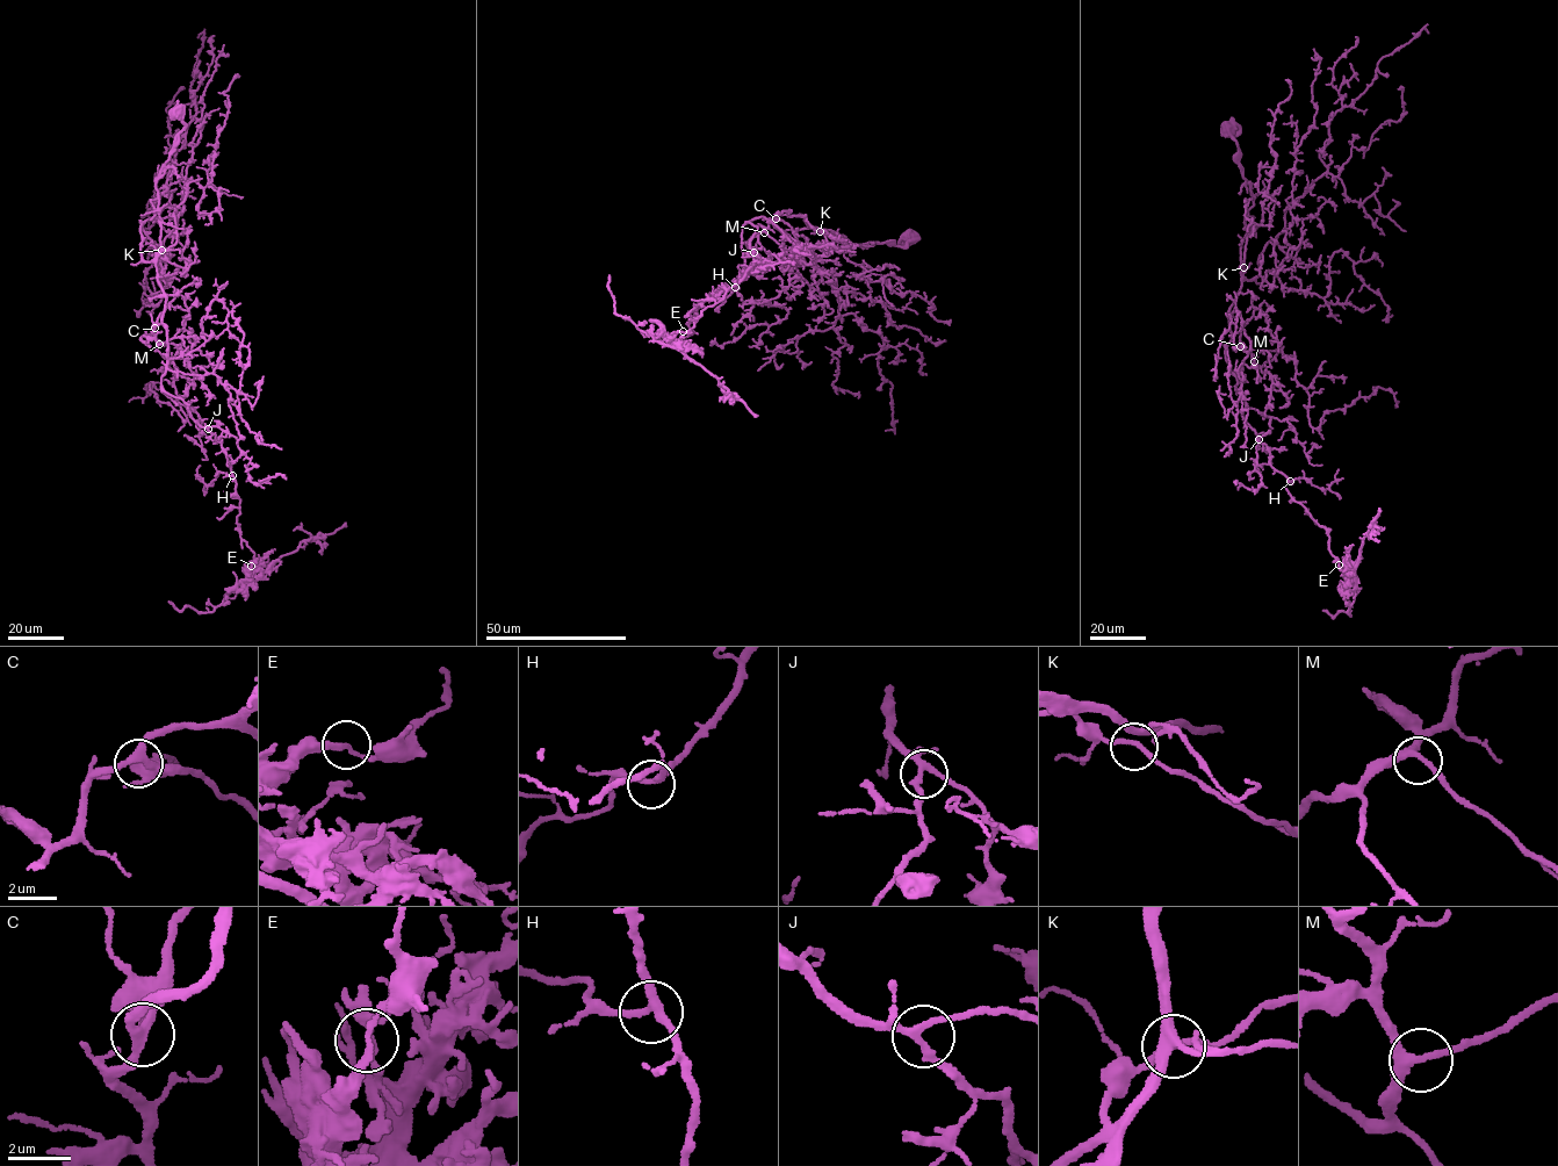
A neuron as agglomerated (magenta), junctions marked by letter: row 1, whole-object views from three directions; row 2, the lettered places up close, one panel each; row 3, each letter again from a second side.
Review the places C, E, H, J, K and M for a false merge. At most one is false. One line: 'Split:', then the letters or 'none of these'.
Split: E

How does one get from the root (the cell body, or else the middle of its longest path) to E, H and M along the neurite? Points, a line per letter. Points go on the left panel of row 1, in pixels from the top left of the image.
E: (175, 110), (185, 127), (154, 186), (167, 344), (161, 388), (182, 401), (225, 454), (251, 566)
H: (175, 110), (185, 127), (154, 186), (167, 344), (161, 388), (214, 433), (232, 475)
M: (175, 110), (185, 127), (154, 186), (160, 227), (156, 270), (166, 296), (163, 318), (151, 332), (159, 344)

